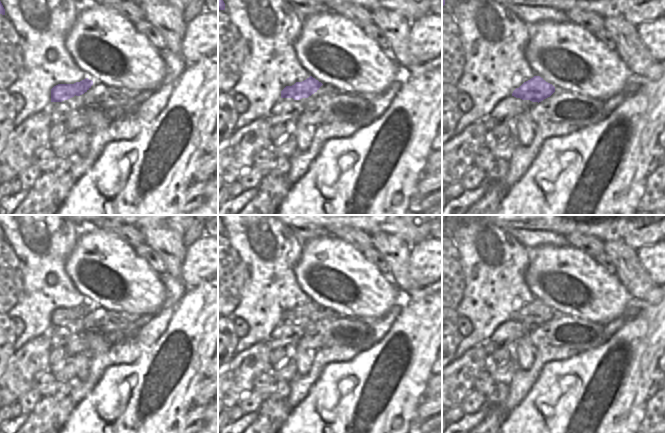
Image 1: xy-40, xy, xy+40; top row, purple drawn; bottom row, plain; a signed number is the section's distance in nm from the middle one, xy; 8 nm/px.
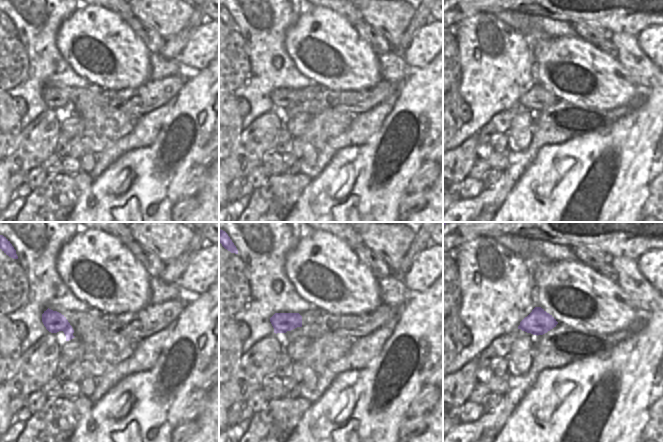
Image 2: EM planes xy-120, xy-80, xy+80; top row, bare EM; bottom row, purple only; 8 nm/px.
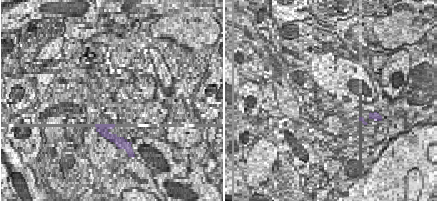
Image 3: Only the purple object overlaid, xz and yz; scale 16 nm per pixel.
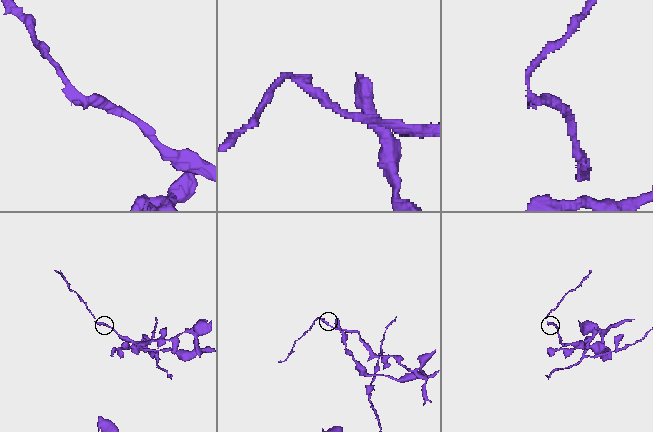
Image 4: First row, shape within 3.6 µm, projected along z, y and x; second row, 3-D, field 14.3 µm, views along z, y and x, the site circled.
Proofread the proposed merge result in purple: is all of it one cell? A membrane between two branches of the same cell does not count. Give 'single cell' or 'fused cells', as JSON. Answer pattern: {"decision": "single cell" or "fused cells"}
{"decision": "fused cells"}

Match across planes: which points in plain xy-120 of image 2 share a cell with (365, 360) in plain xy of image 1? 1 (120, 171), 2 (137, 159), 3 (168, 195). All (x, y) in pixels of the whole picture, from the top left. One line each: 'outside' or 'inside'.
1: inside
2: inside
3: inside

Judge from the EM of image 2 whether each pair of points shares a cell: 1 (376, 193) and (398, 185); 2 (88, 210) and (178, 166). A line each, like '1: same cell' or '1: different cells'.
1: same cell
2: same cell

